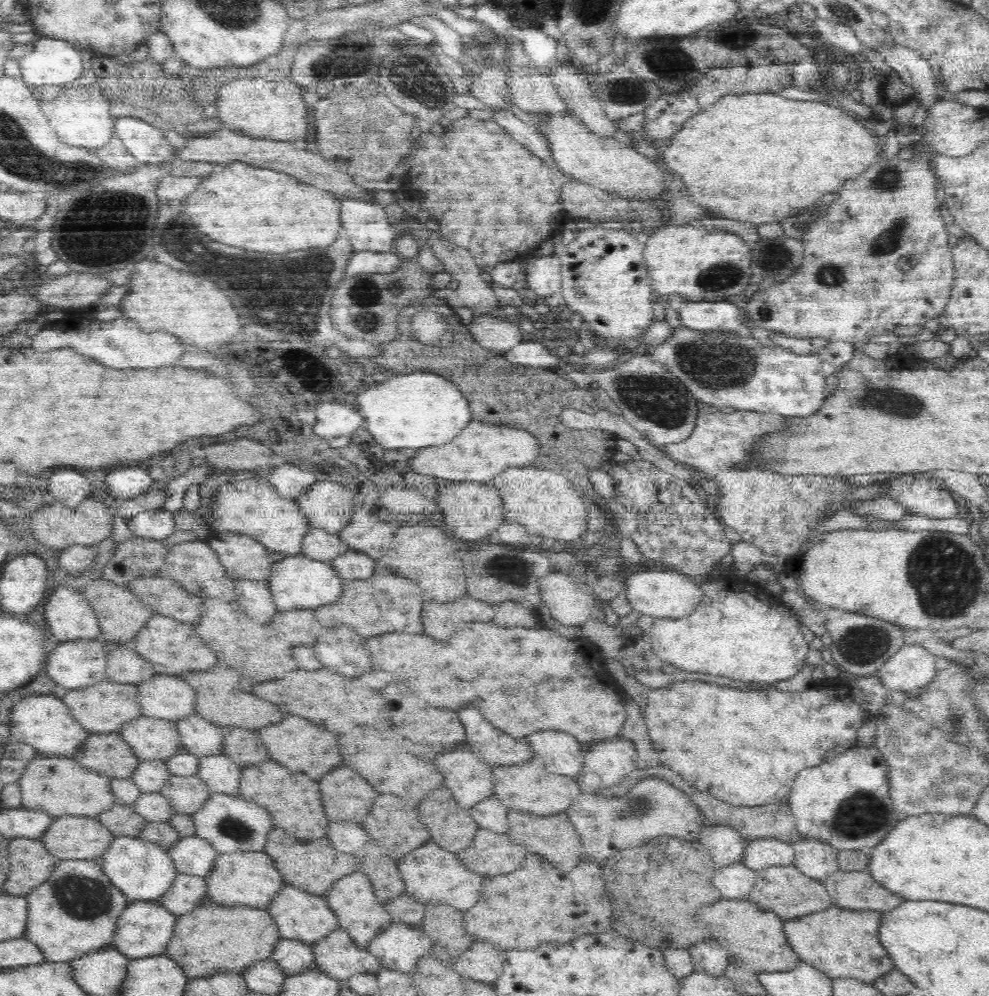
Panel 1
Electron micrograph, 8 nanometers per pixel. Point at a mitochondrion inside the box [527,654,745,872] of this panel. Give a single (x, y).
(642, 807)

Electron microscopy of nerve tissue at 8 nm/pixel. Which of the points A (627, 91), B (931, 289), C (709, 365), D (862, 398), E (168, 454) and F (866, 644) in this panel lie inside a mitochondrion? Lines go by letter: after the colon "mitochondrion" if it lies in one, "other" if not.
A: mitochondrion
B: other
C: mitochondrion
D: mitochondrion
E: other
F: mitochondrion

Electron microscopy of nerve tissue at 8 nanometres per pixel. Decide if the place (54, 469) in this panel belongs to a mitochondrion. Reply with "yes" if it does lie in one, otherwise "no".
no

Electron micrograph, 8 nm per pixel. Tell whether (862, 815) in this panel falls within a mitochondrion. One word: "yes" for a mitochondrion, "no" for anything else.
yes

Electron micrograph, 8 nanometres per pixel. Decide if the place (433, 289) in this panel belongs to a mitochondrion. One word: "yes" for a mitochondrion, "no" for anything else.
no

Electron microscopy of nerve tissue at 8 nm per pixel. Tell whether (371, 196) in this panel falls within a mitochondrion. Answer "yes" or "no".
no

